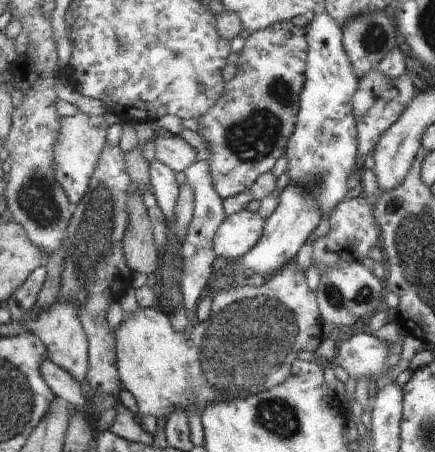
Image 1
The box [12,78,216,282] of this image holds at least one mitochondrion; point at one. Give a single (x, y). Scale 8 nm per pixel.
(36, 198)

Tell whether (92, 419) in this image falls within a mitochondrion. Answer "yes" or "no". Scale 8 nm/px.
no

